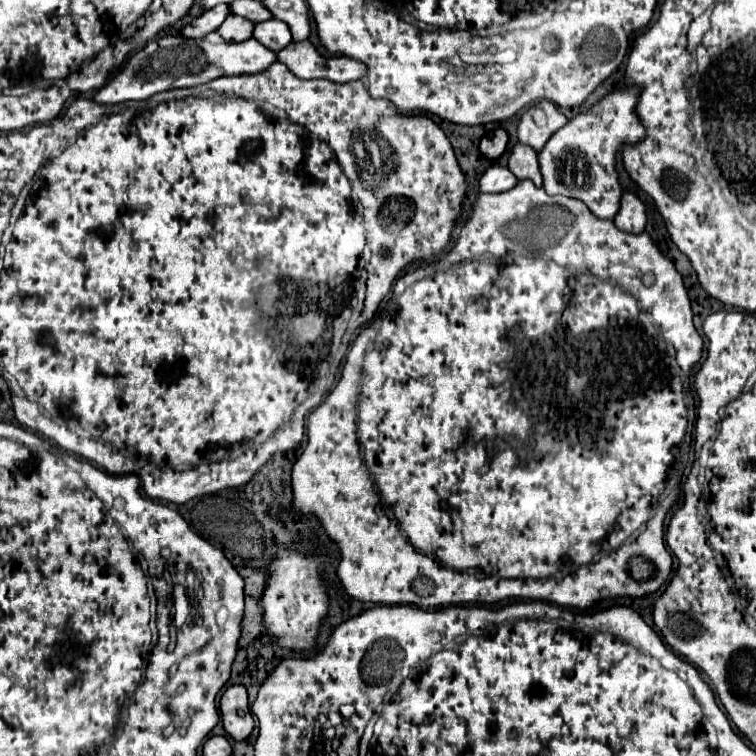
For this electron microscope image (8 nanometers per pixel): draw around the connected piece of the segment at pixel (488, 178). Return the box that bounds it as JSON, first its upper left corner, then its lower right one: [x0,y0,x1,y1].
[479,166,519,192]

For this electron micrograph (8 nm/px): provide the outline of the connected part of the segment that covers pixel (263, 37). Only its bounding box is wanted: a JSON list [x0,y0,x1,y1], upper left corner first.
[253,18,293,52]

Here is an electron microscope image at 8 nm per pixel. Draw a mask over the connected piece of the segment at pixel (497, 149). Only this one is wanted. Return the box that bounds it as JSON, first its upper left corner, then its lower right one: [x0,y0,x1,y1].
[479,130,509,158]

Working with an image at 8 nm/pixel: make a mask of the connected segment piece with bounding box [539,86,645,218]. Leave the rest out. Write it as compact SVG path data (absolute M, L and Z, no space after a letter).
M619 88L605 96L591 110L577 114L567 126L557 130L547 146L539 152L539 166L543 174L543 188L547 194L563 194L587 204L599 218L613 218L621 200L621 186L615 172L615 154L623 142L635 144L645 130L635 116L639 90Z

